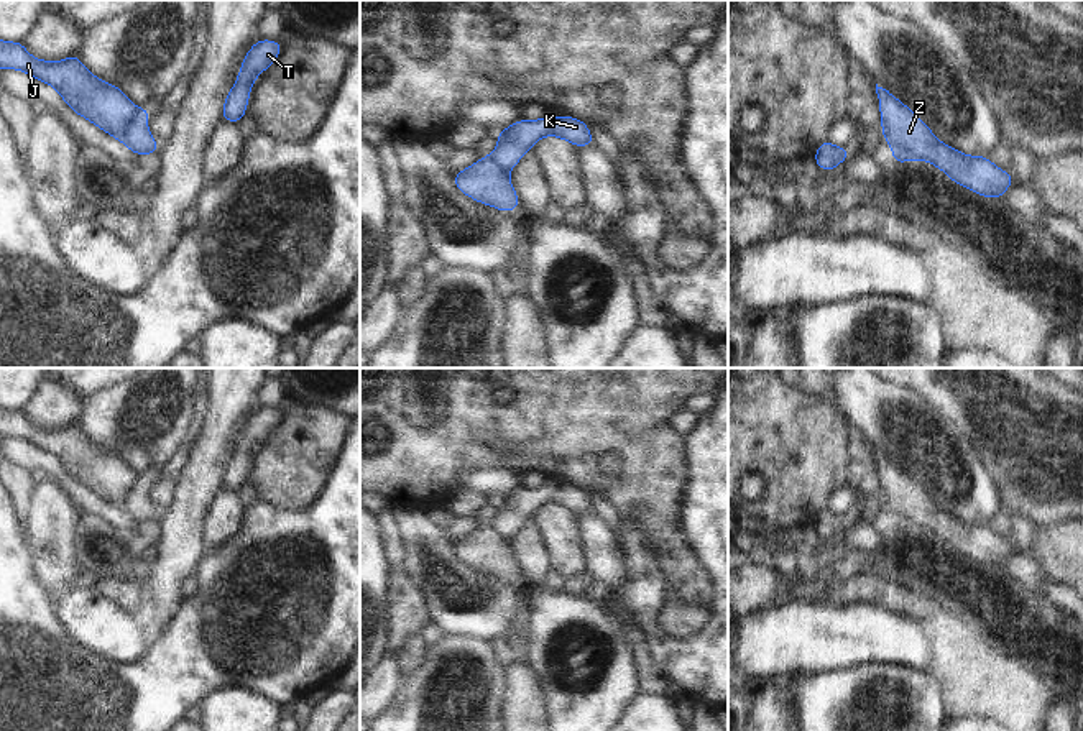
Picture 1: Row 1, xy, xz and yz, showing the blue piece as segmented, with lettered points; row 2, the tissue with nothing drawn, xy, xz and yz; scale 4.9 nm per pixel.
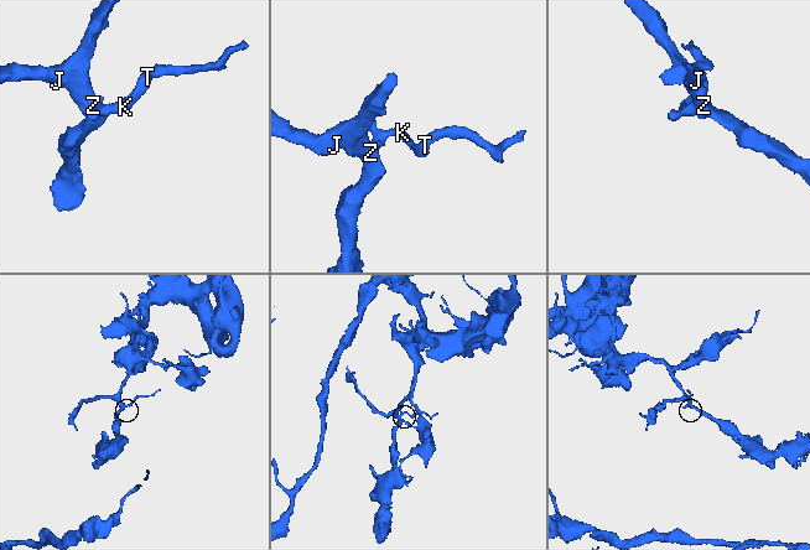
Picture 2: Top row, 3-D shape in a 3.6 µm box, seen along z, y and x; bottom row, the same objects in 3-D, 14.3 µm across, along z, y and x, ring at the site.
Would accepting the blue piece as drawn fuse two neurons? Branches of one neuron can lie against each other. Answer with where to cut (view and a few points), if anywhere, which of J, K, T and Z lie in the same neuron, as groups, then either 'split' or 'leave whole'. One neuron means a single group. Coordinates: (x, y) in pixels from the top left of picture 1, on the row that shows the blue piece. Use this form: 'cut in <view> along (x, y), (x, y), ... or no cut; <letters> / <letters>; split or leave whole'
cut in xy along (138, 107), (124, 128), (124, 142), (132, 150); J Z / K T; split

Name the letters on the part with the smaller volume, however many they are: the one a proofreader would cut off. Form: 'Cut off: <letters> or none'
Cut off: K, T

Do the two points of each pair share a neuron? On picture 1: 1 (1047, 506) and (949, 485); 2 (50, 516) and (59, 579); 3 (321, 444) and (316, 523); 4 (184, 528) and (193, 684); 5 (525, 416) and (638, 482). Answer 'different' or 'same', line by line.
1: different
2: same
3: different
4: different
5: same

